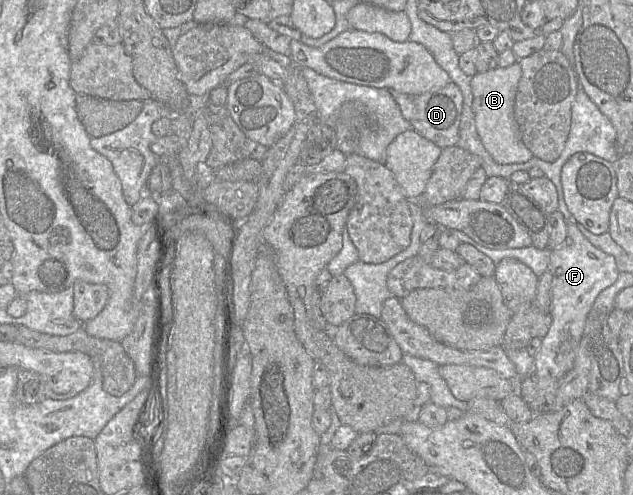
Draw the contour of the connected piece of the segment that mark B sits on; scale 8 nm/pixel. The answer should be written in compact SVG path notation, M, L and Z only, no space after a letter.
M516 62L509 67L477 72L471 78L477 132L487 152L499 164L524 163L533 157L532 152L522 141L515 118L515 98L521 77L521 65Z

